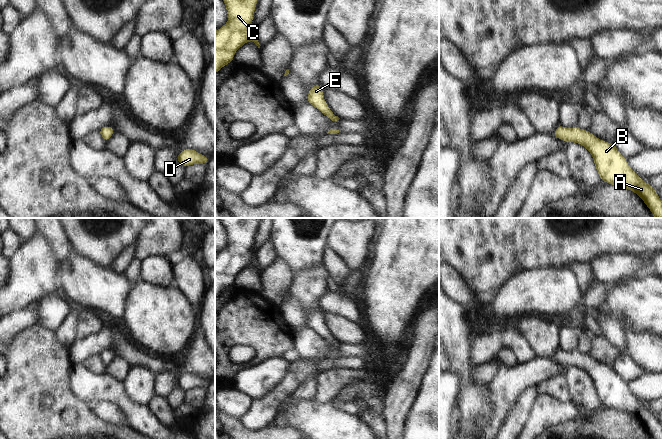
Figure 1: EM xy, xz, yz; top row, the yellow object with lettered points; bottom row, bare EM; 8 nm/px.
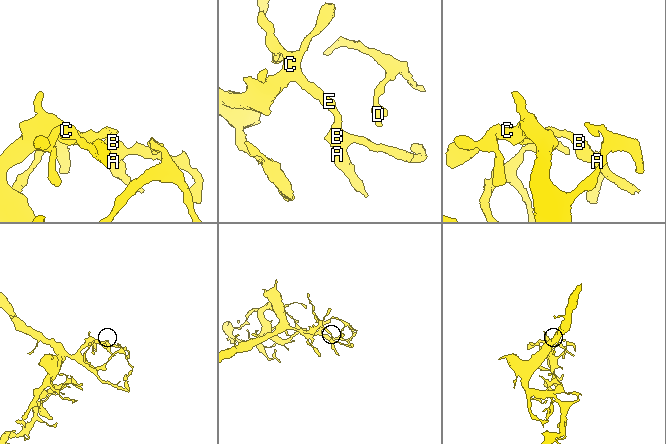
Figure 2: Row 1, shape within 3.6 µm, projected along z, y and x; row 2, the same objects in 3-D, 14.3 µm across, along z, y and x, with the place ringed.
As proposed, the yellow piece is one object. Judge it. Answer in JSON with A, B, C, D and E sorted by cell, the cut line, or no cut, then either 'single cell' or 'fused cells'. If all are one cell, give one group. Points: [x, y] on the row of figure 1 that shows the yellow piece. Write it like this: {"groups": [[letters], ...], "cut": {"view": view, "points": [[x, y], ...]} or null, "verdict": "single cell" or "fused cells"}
{"groups": [["A", "B", "C", "D", "E"]], "cut": null, "verdict": "single cell"}

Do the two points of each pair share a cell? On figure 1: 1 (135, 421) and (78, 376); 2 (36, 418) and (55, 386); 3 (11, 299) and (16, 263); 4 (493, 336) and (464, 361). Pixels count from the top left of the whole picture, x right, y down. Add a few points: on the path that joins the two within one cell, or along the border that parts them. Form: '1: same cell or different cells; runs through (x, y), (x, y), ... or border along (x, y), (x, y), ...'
1: same cell; runs through (126, 405), (111, 390), (94, 388)
2: same cell; runs through (36, 408), (36, 398), (45, 389)
3: same cell; runs through (16, 290), (16, 272)
4: different cells; border along (473, 338), (471, 362), (476, 367)

